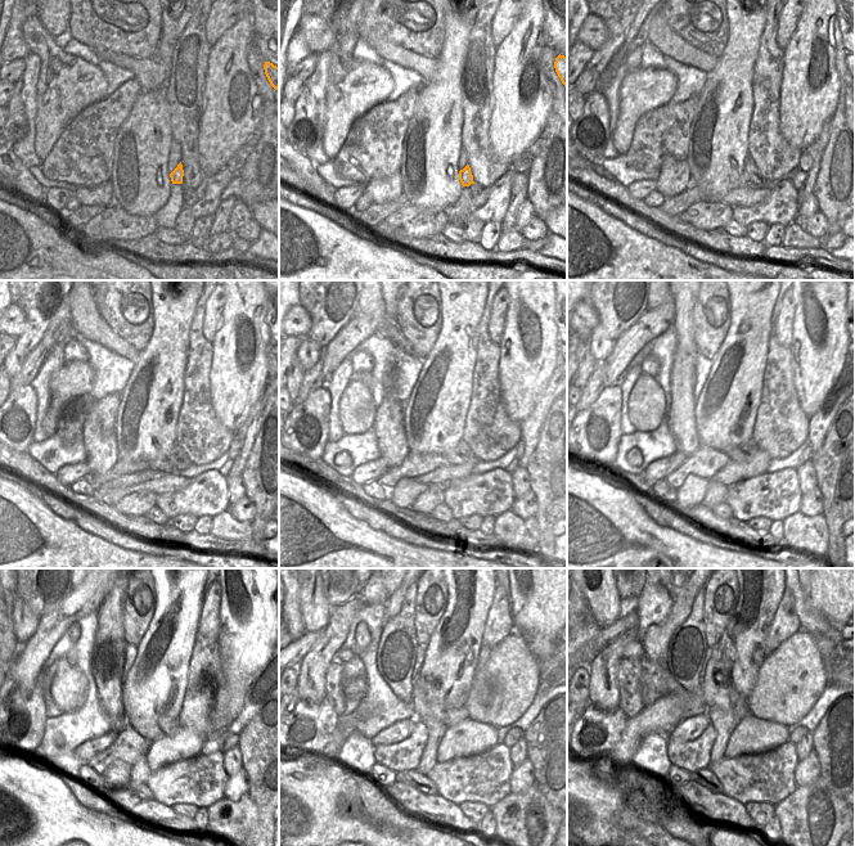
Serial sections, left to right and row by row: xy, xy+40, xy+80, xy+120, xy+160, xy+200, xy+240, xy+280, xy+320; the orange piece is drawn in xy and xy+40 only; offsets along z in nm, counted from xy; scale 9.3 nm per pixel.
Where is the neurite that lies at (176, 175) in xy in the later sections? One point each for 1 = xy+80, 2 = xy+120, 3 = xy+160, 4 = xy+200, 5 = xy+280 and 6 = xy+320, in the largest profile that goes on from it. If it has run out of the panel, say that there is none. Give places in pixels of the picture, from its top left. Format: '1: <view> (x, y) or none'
1: xy+80 (752, 176)
2: xy+120 (176, 460)
3: xy+160 (414, 464)
4: xy+200 (705, 462)
5: xy+280 (405, 755)
6: xy+320 (693, 755)

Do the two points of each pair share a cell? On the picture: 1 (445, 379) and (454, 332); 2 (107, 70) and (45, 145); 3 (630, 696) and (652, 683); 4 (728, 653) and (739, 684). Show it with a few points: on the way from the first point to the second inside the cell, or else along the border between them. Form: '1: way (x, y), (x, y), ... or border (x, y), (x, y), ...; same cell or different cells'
1: way (448, 368), (453, 358), (454, 343); same cell
2: border (97, 66), (107, 82), (104, 97); different cells
3: border (640, 660), (640, 694), (647, 705); different cells
4: way (733, 661), (733, 676); same cell

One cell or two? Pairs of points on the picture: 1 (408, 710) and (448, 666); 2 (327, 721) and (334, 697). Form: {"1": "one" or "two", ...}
{"1": "two", "2": "two"}

